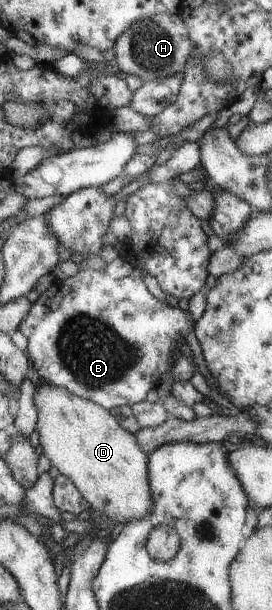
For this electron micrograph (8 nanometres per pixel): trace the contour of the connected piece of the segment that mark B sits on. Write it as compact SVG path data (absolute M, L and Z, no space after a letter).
M88 269L65 280L55 279L31 304L19 330L28 339L24 351L40 378L102 408L113 409L124 405L130 407L146 399L146 394L155 388L162 374L175 364L169 361L170 356L179 349L179 341L185 341L194 323L189 311L172 307L152 295L138 272L115 279L104 270Z

